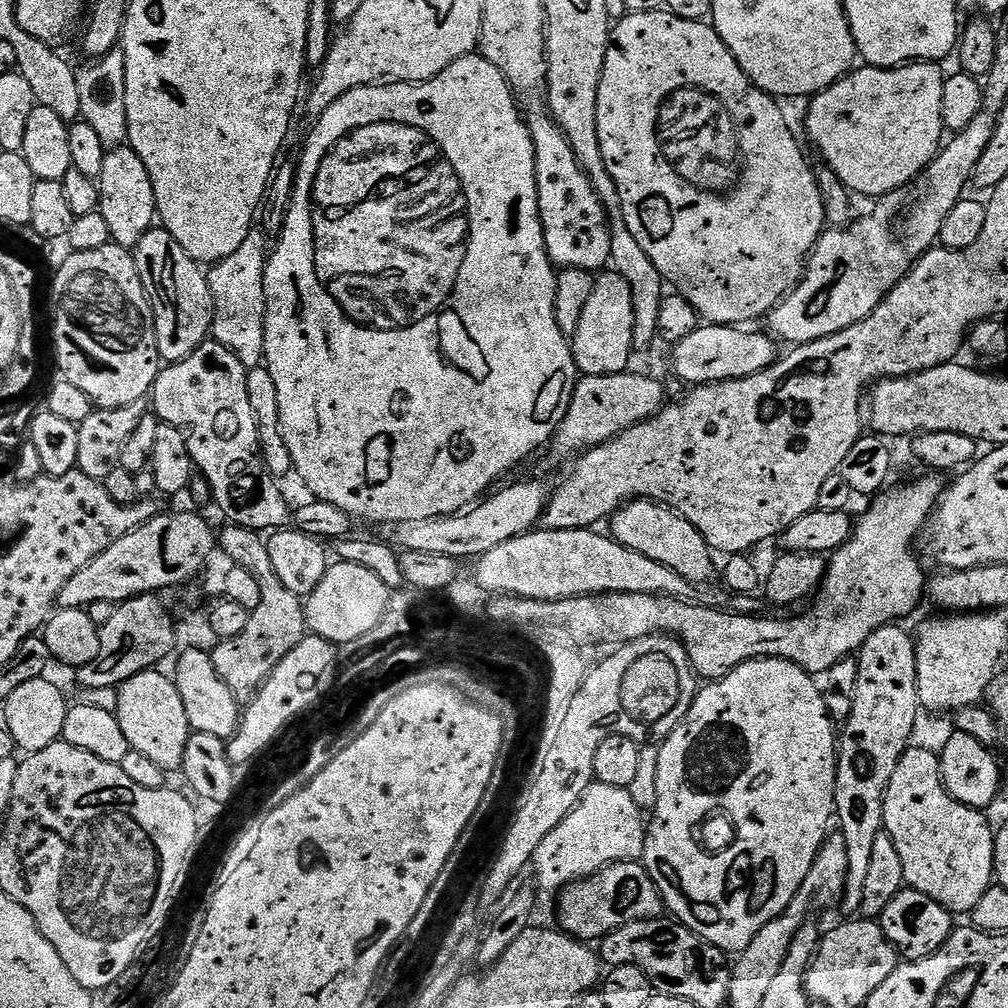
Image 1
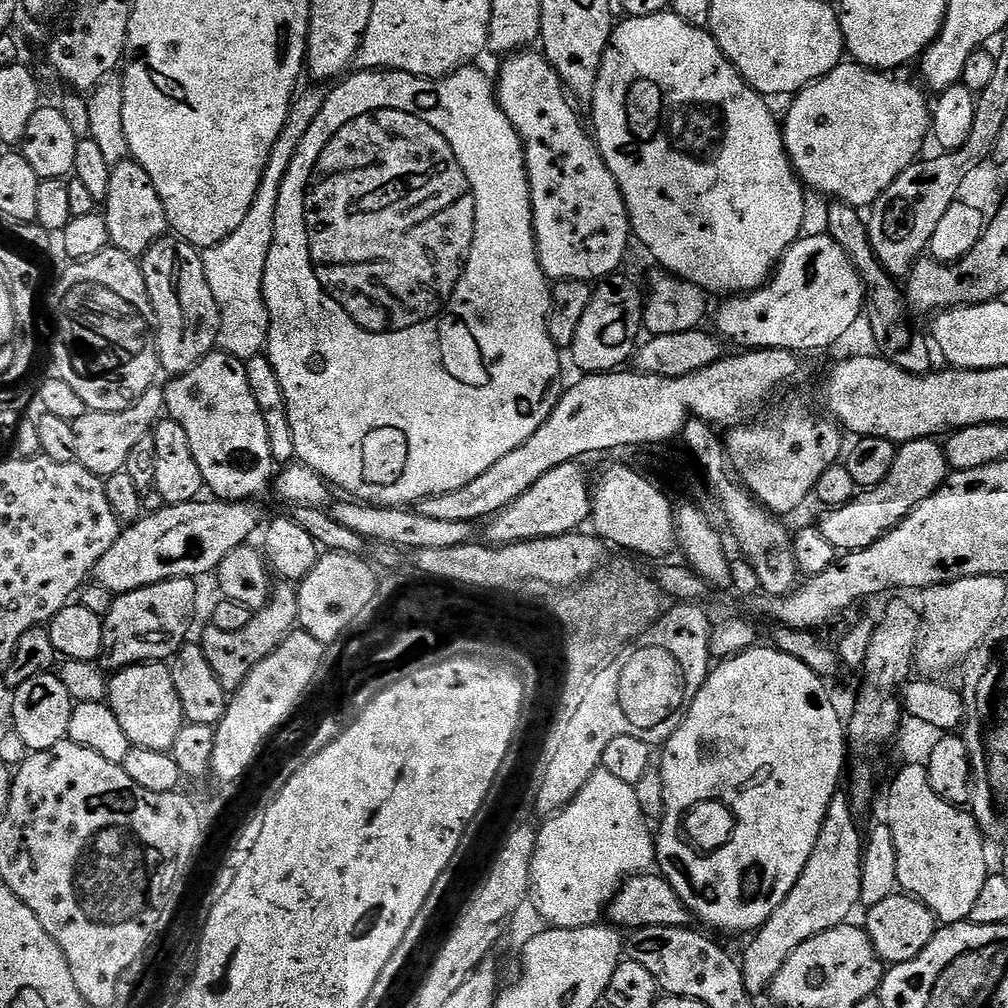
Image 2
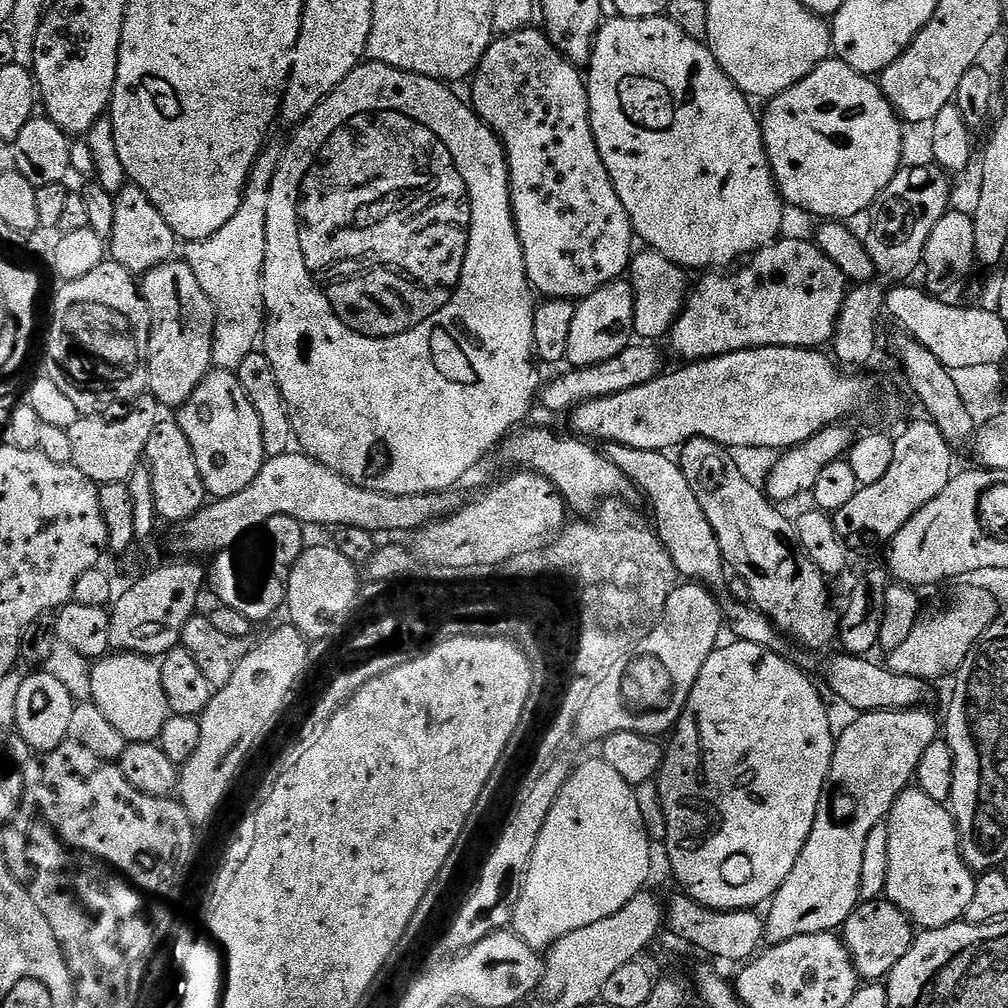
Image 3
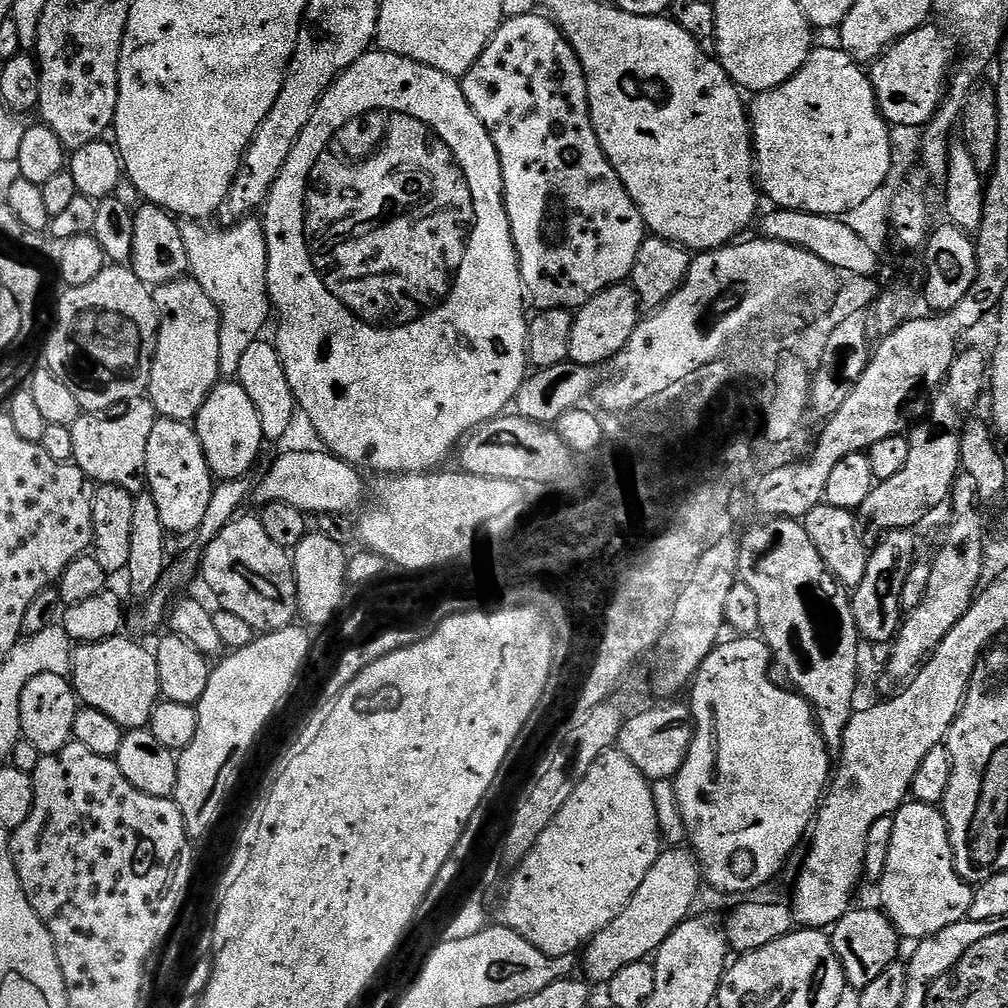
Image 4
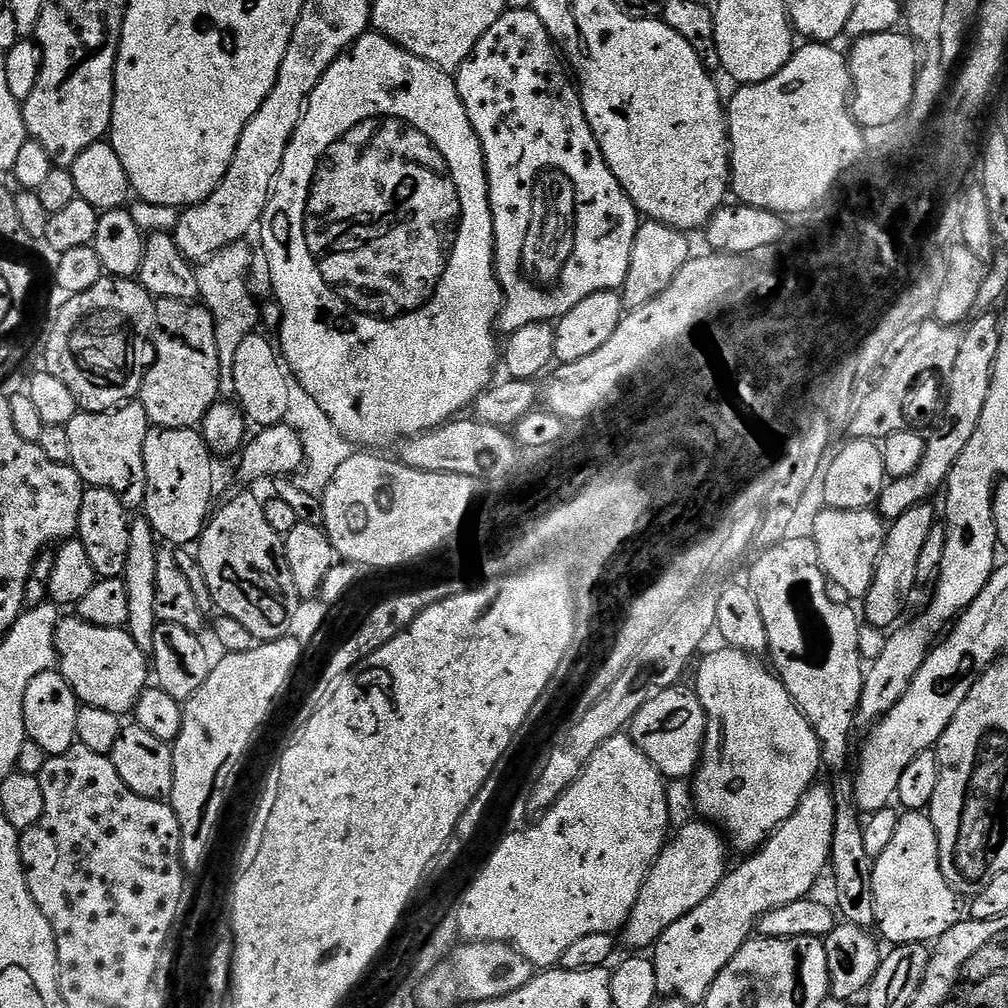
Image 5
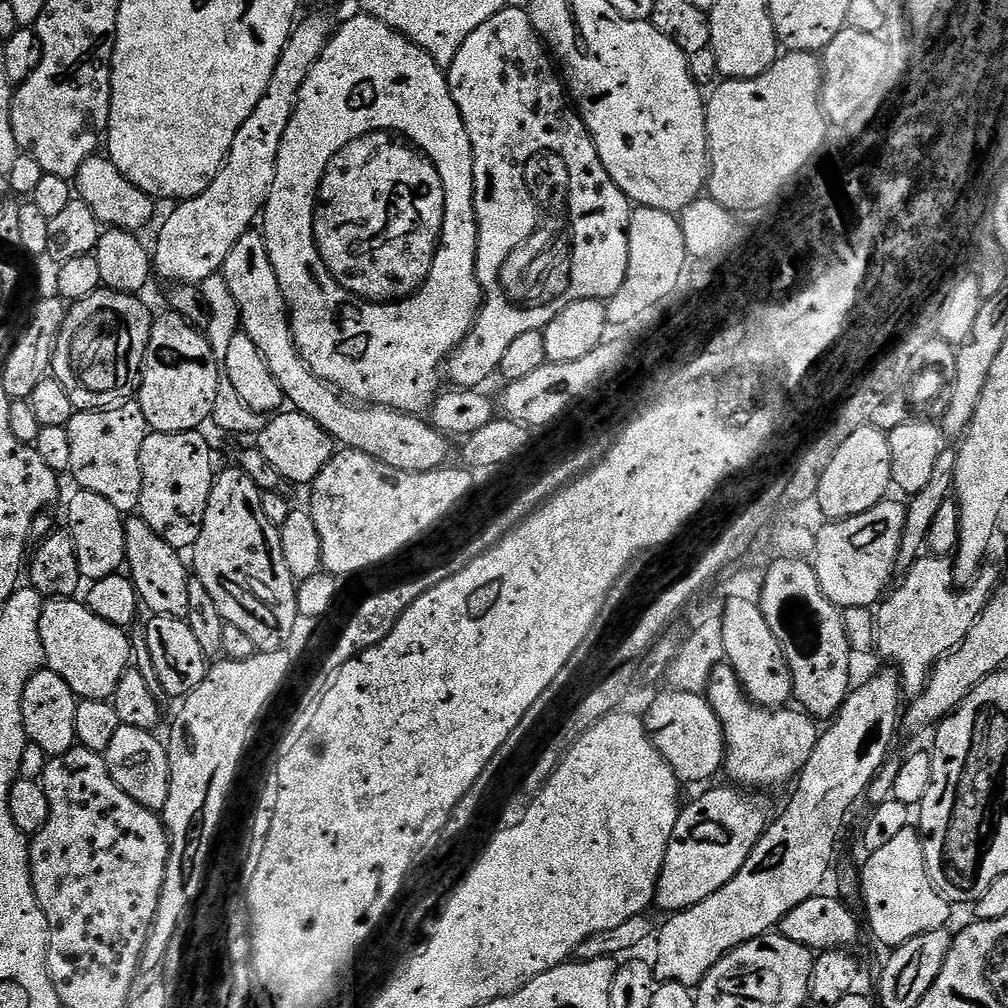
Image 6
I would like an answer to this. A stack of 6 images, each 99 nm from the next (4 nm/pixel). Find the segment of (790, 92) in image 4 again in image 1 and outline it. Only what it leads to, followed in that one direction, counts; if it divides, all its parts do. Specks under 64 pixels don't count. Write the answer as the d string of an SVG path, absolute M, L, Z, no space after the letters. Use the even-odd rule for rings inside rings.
M913 62L898 68L860 66L826 90L816 93L808 108L808 136L820 151L819 159L828 164L849 193L873 198L887 196L911 185L936 157L946 136L942 122L945 73L940 72L940 68L936 62Z

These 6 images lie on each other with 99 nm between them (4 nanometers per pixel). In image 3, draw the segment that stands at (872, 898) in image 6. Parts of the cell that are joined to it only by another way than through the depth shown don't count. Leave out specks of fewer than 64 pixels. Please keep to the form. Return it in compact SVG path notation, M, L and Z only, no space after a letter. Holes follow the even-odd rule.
M909 786L901 796L894 802L892 811L888 814L886 821L888 825L888 833L890 834L890 871L886 873L886 886L884 887L884 896L894 906L898 906L907 914L908 919L912 921L917 929L927 930L929 928L945 928L951 924L959 924L964 920L966 914L966 906L970 906L970 901L974 898L974 886L976 885L976 876L968 863L964 861L964 856L960 852L960 832L956 828L956 819L952 817L951 811L945 805L939 804L934 798L930 798L930 794L926 794L921 788Z

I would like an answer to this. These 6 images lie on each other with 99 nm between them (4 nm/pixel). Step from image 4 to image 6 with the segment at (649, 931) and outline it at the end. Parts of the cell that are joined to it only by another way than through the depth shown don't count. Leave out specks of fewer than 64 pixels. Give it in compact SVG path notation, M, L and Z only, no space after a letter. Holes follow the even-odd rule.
M727 787L701 791L680 809L656 887L654 904L664 914L684 912L690 906L698 906L698 902L706 902L714 890L722 890L742 870L746 858L750 858L754 846L768 829L767 806L752 798L751 791Z

